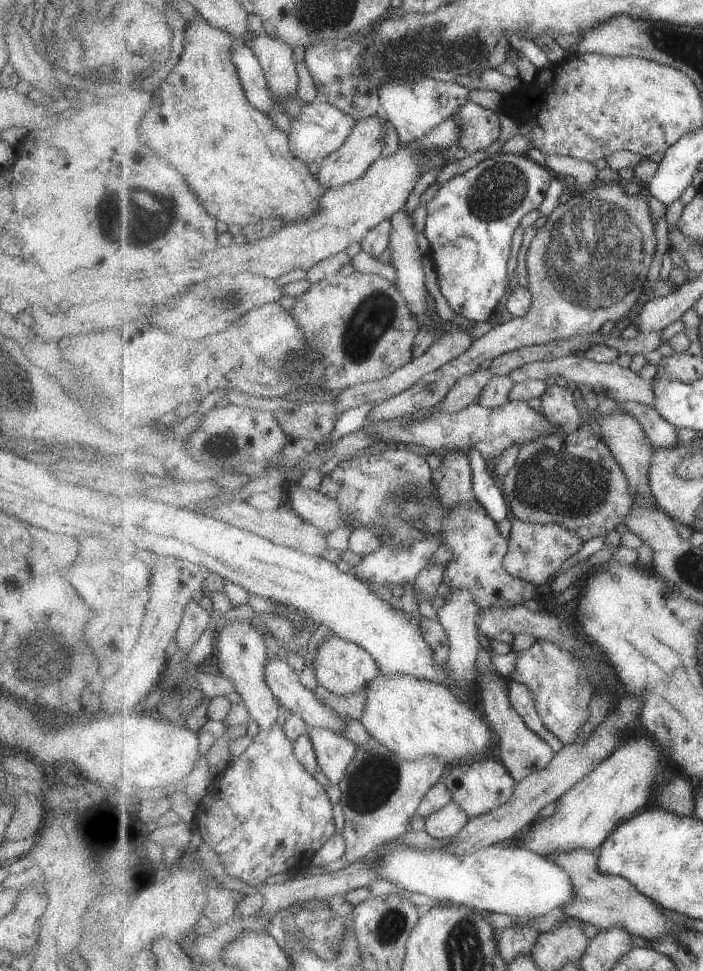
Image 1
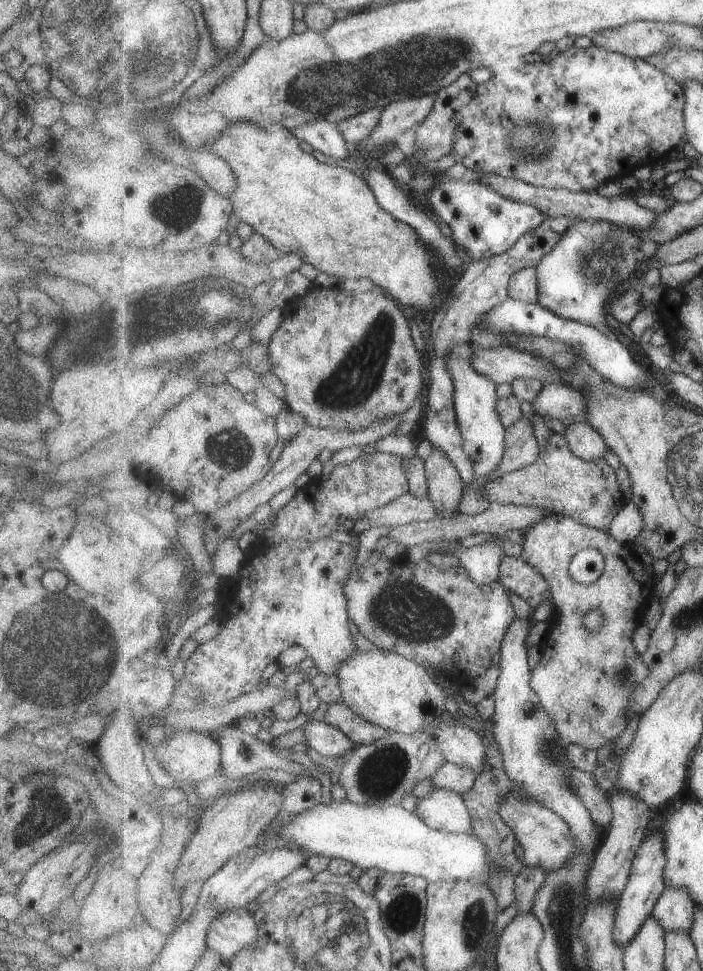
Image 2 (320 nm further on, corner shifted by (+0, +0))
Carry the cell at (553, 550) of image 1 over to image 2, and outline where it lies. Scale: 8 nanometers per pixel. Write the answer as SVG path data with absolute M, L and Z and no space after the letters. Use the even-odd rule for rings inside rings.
M547 514L535 526L530 527L524 536L522 558L537 567L550 582L553 604L560 614L555 624L549 624L545 638L540 644L541 657L532 670L530 685L542 698L545 710L555 719L561 737L586 749L600 749L627 728L633 716L629 714L631 695L651 674L644 656L639 655L633 646L633 632L641 623L645 612L643 608L647 608L647 602L643 600L651 600L655 584L660 580L653 573L651 566L641 563L631 544L624 545L610 532L581 524L565 515ZM585 549L600 550L606 558L603 576L590 585L577 582L570 571L573 557ZM592 609L601 609L607 618L598 631L592 631L584 625L585 615Z

